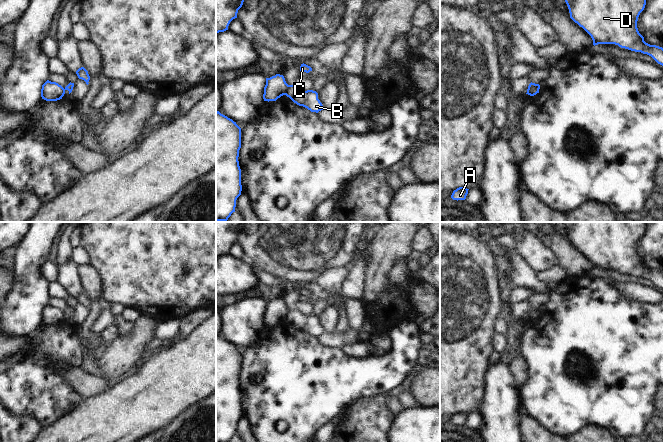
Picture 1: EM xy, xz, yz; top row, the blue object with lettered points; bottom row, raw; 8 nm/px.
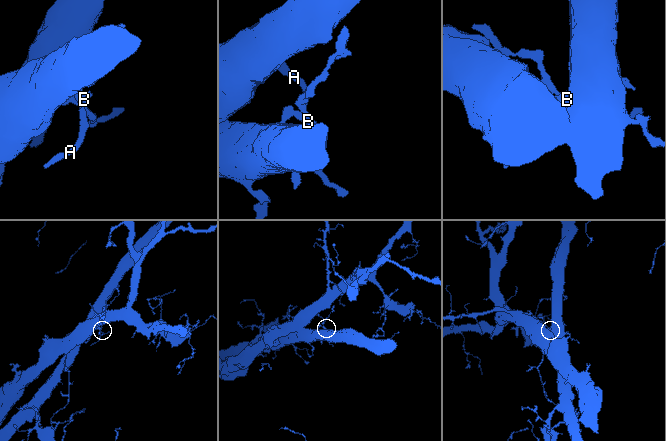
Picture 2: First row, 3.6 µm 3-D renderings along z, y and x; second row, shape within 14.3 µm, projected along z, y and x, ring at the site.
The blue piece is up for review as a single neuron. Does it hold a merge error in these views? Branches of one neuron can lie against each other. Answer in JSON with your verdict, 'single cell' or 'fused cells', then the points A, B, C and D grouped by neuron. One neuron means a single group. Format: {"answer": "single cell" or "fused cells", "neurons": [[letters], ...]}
{"answer": "fused cells", "neurons": [["A", "B", "C"], ["D"]]}

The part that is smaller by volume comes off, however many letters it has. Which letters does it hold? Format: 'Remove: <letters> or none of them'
Remove: A, B, C

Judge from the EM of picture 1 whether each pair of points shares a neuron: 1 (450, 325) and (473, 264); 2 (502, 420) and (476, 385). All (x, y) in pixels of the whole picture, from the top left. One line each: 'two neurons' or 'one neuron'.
1: one neuron
2: two neurons

